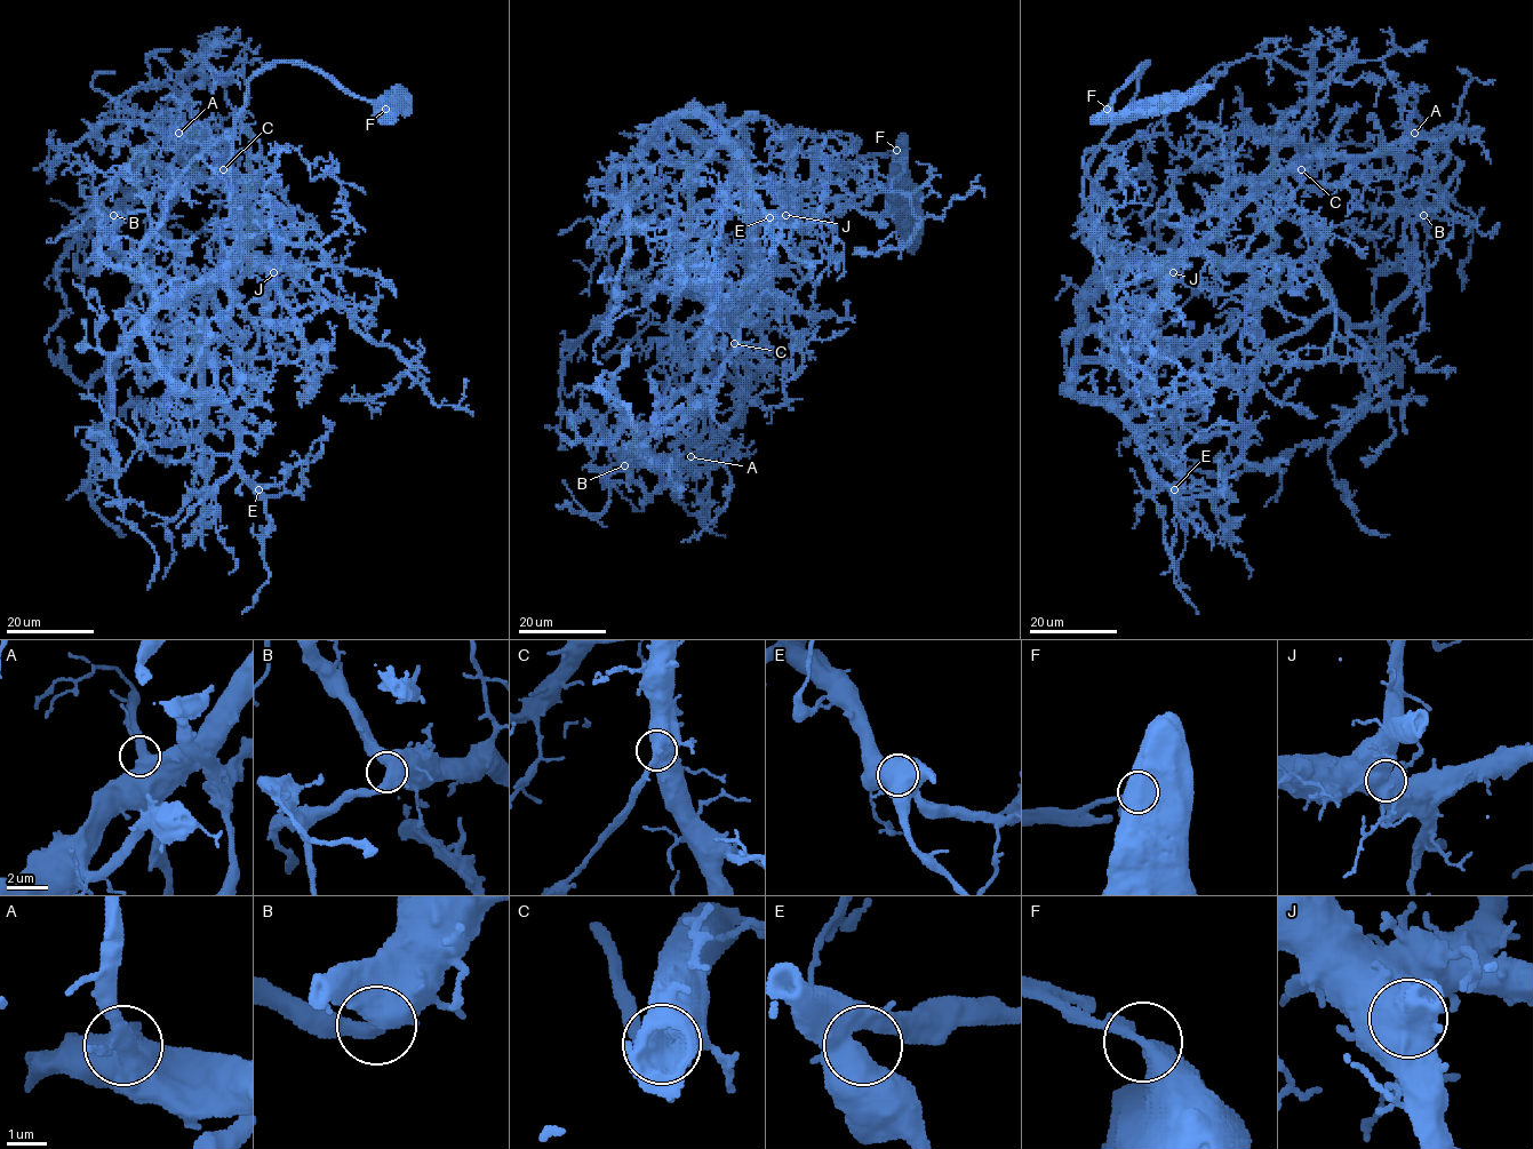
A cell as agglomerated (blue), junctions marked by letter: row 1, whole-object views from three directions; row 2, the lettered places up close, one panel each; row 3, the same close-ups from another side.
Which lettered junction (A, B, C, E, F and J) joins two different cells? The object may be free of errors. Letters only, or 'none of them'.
none of them

